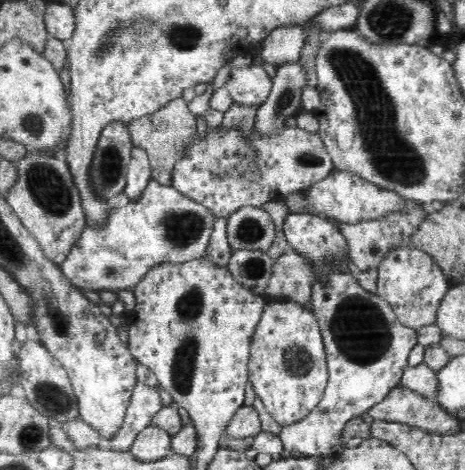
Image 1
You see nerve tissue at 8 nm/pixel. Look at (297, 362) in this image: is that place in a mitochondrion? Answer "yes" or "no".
yes

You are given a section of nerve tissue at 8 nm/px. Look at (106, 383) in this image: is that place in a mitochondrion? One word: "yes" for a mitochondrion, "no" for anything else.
no

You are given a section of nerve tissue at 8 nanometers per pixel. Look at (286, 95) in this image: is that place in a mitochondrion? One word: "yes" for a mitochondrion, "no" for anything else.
yes

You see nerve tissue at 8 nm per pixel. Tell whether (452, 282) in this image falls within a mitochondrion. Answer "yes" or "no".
no

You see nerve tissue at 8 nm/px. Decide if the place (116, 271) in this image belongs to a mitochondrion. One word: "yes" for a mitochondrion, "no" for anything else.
yes

